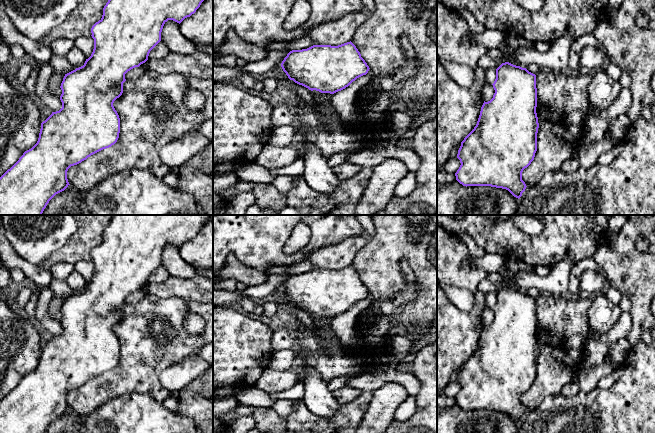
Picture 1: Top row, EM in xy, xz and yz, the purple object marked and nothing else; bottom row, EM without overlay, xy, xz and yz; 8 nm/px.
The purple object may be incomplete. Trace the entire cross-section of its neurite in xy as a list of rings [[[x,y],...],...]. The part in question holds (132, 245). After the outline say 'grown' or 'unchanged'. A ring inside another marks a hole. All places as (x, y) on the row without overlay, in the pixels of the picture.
[[[113,215],[103,232],[102,242],[91,252],[91,260],[94,263],[94,273],[91,280],[86,283],[83,290],[65,298],[63,302],[60,310],[62,314],[60,320],[62,332],[59,335],[52,336],[52,338],[41,347],[37,367],[31,373],[25,375],[19,384],[0,401],[0,433],[45,433],[49,425],[56,418],[64,415],[70,409],[67,403],[67,395],[71,390],[81,387],[91,379],[109,372],[117,366],[120,357],[120,342],[113,327],[123,317],[123,307],[126,305],[125,298],[148,284],[150,275],[161,265],[161,256],[164,248],[168,244],[173,244],[180,248],[185,242],[194,238],[201,227],[211,219],[213,219],[213,215]]]; unchanged

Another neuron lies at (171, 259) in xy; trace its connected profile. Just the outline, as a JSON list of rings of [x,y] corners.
[[[173,244],[165,246],[161,256],[161,265],[172,277],[190,278],[197,273],[197,269],[182,258],[180,248]]]

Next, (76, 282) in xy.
[[[75,270],[68,276],[66,282],[75,292],[83,290],[86,285],[85,279]]]

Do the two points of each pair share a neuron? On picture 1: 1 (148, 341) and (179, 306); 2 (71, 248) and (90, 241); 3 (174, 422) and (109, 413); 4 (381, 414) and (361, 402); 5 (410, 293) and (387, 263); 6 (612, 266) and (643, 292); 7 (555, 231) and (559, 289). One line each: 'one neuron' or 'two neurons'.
1: one neuron
2: one neuron
3: one neuron
4: two neurons
5: two neurons
6: one neuron
7: two neurons

